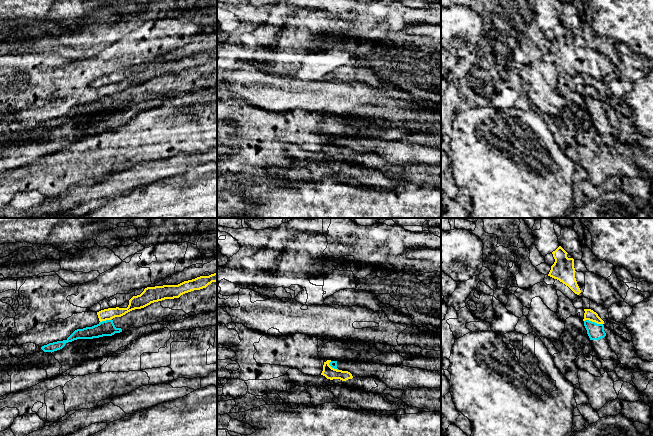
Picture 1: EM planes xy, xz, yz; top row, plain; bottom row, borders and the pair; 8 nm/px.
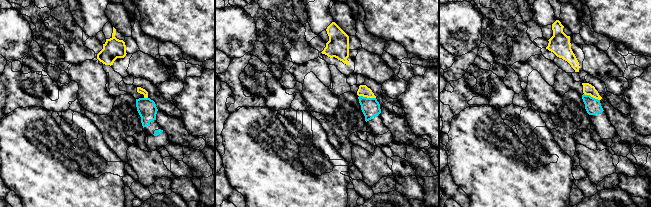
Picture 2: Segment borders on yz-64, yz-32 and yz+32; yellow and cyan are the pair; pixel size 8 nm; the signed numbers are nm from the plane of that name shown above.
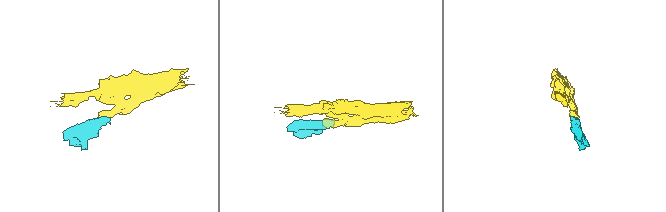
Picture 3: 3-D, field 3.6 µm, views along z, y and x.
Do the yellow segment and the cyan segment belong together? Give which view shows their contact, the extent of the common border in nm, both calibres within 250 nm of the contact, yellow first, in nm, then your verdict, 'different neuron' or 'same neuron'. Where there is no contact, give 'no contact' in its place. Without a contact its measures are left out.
yz | 160 nm | 90/130 nm | different neuron

